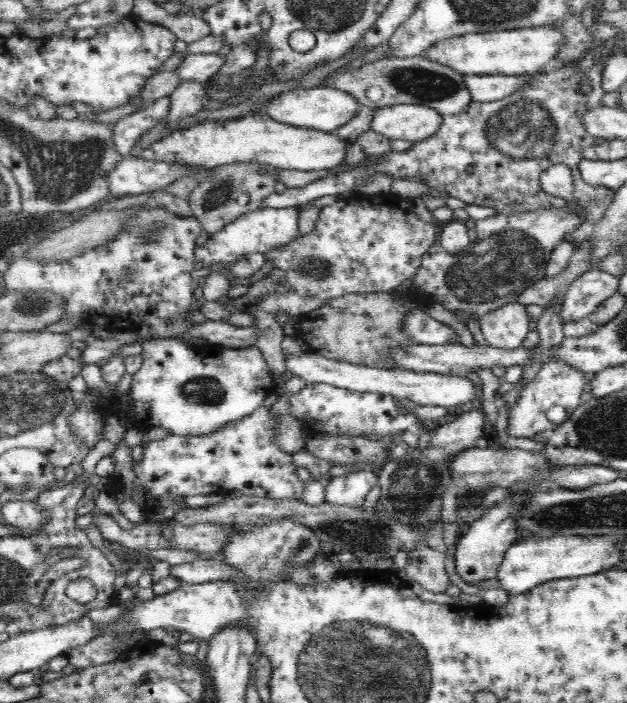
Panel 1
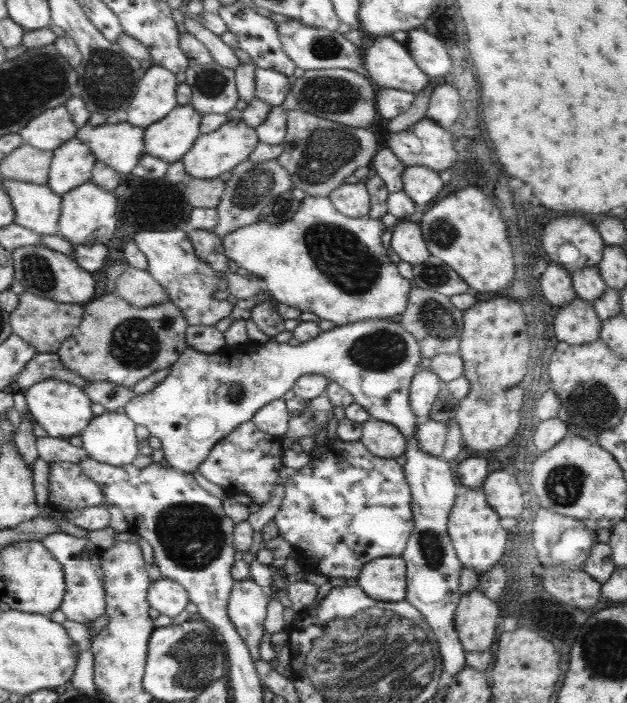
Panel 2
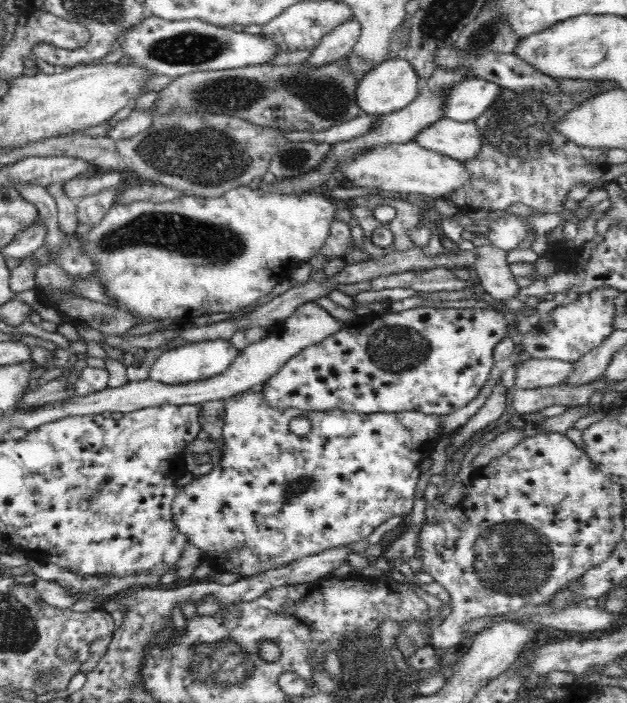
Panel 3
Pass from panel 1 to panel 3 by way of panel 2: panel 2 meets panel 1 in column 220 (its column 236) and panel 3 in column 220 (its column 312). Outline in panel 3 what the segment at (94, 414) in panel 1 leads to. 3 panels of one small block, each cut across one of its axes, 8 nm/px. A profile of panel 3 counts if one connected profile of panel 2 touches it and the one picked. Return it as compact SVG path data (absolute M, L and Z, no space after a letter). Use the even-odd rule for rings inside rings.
M203 340L187 343L184 346L174 347L164 351L152 364L150 380L163 384L183 384L193 381L205 380L212 376L223 374L241 353L230 340Z

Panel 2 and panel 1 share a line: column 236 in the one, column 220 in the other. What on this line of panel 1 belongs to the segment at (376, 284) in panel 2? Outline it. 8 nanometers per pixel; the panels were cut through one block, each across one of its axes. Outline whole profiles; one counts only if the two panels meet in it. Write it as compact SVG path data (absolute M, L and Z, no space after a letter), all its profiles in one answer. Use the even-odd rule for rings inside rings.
M263 206L254 212L243 214L230 224L225 224L224 228L218 230L216 234L209 235L203 228L196 240L195 270L209 266L209 269L222 273L247 255L259 253L264 256L265 253L298 238L298 221L299 213L296 211L296 207L270 208Z

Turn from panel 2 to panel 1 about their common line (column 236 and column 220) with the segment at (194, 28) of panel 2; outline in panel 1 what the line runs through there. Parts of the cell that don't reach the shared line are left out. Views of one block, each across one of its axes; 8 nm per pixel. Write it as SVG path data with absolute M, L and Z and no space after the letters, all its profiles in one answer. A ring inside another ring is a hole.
M189 53L175 70L180 82L205 83L213 77L215 72L224 64L224 58L218 53Z

